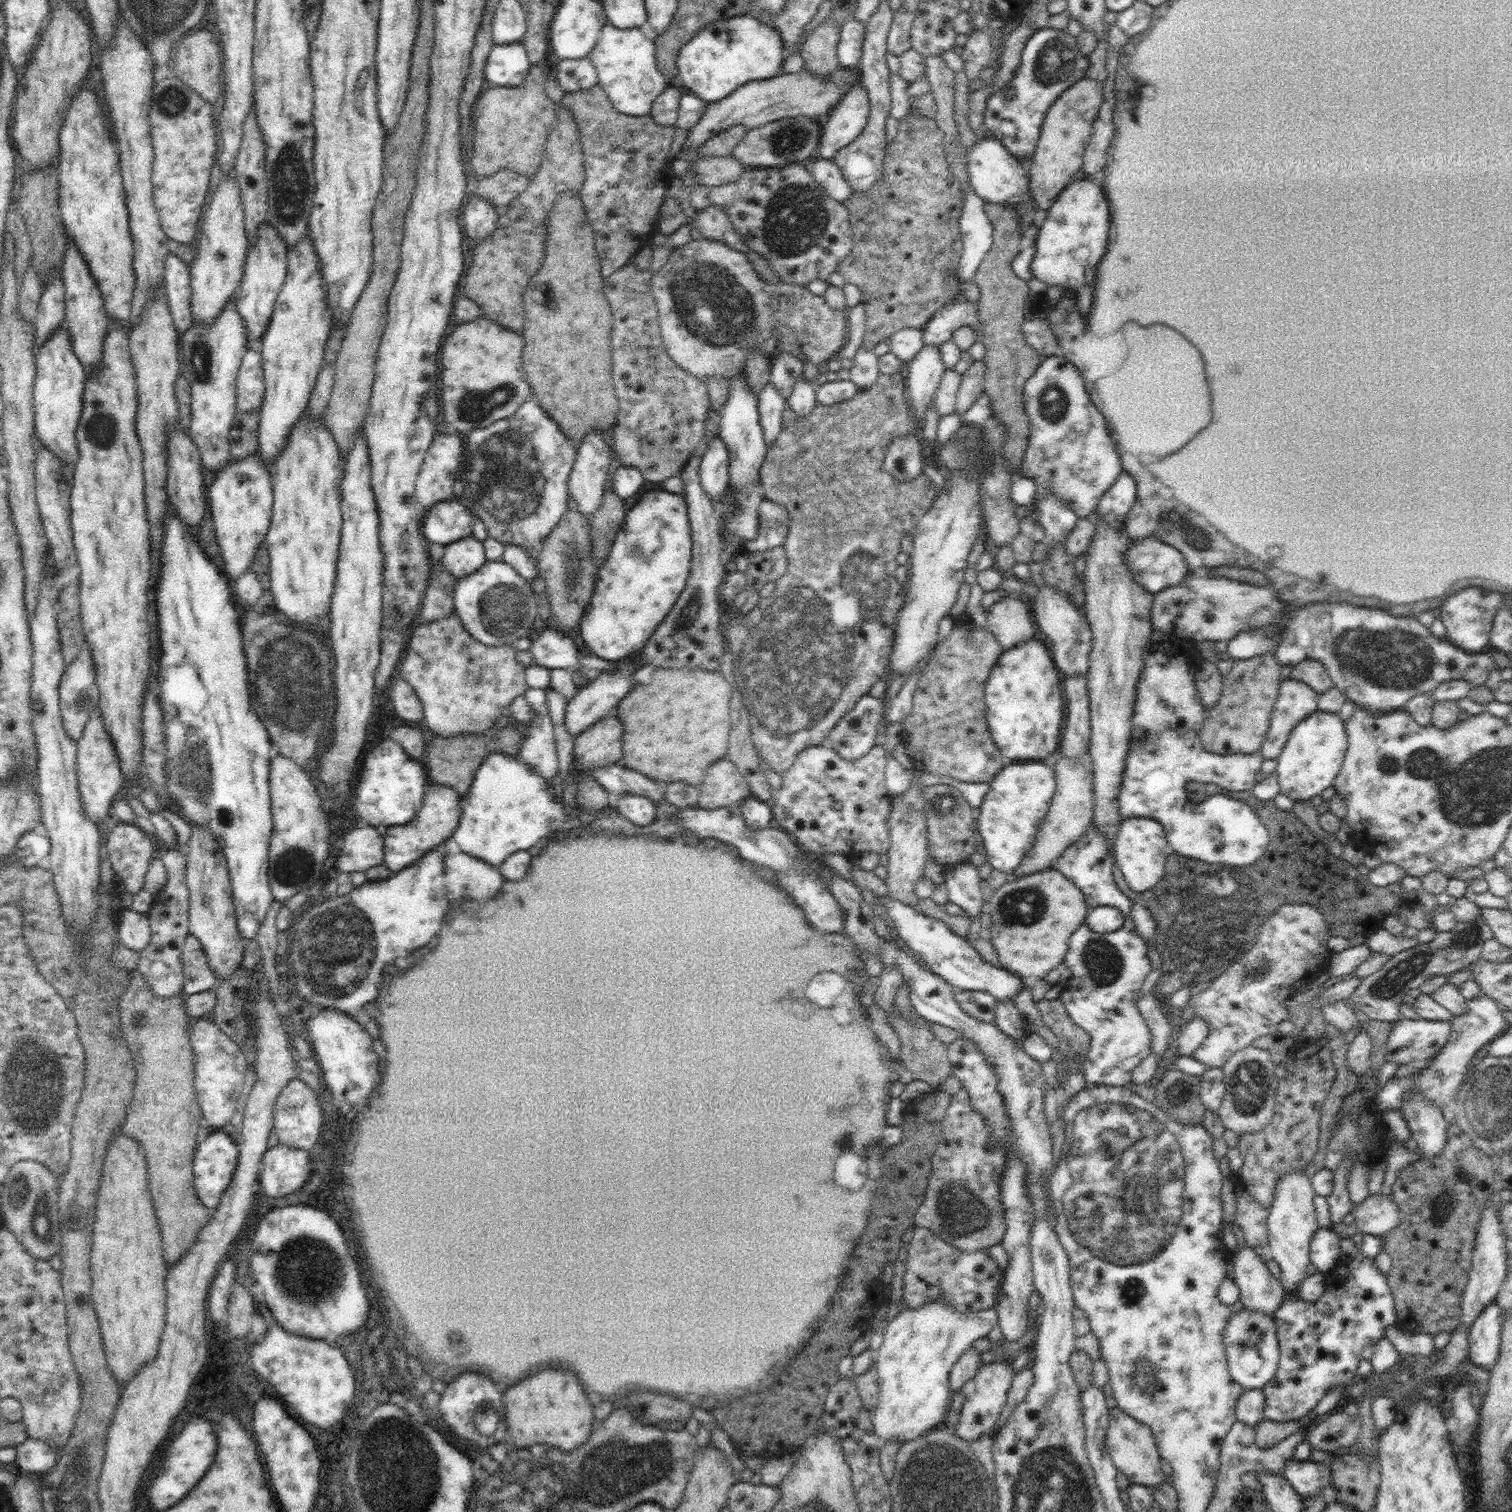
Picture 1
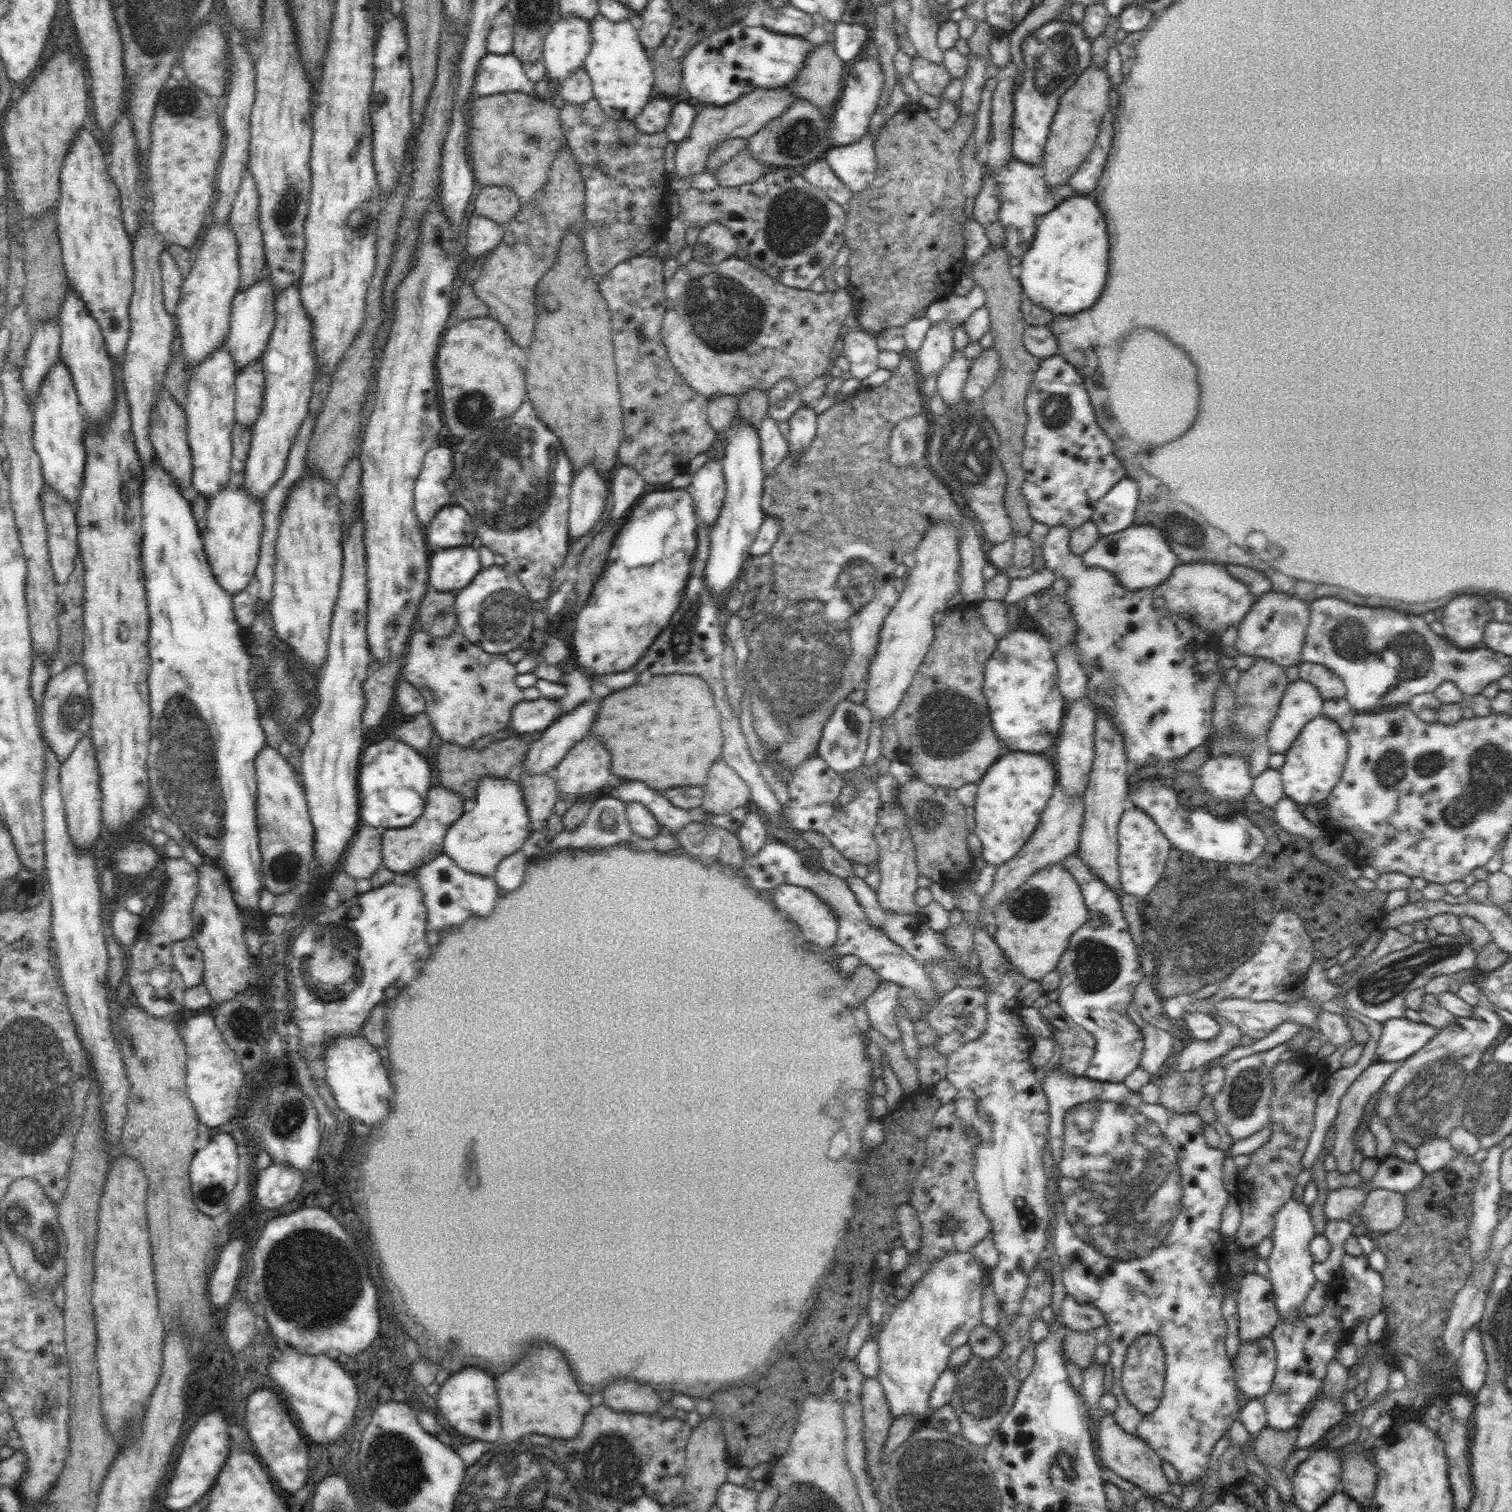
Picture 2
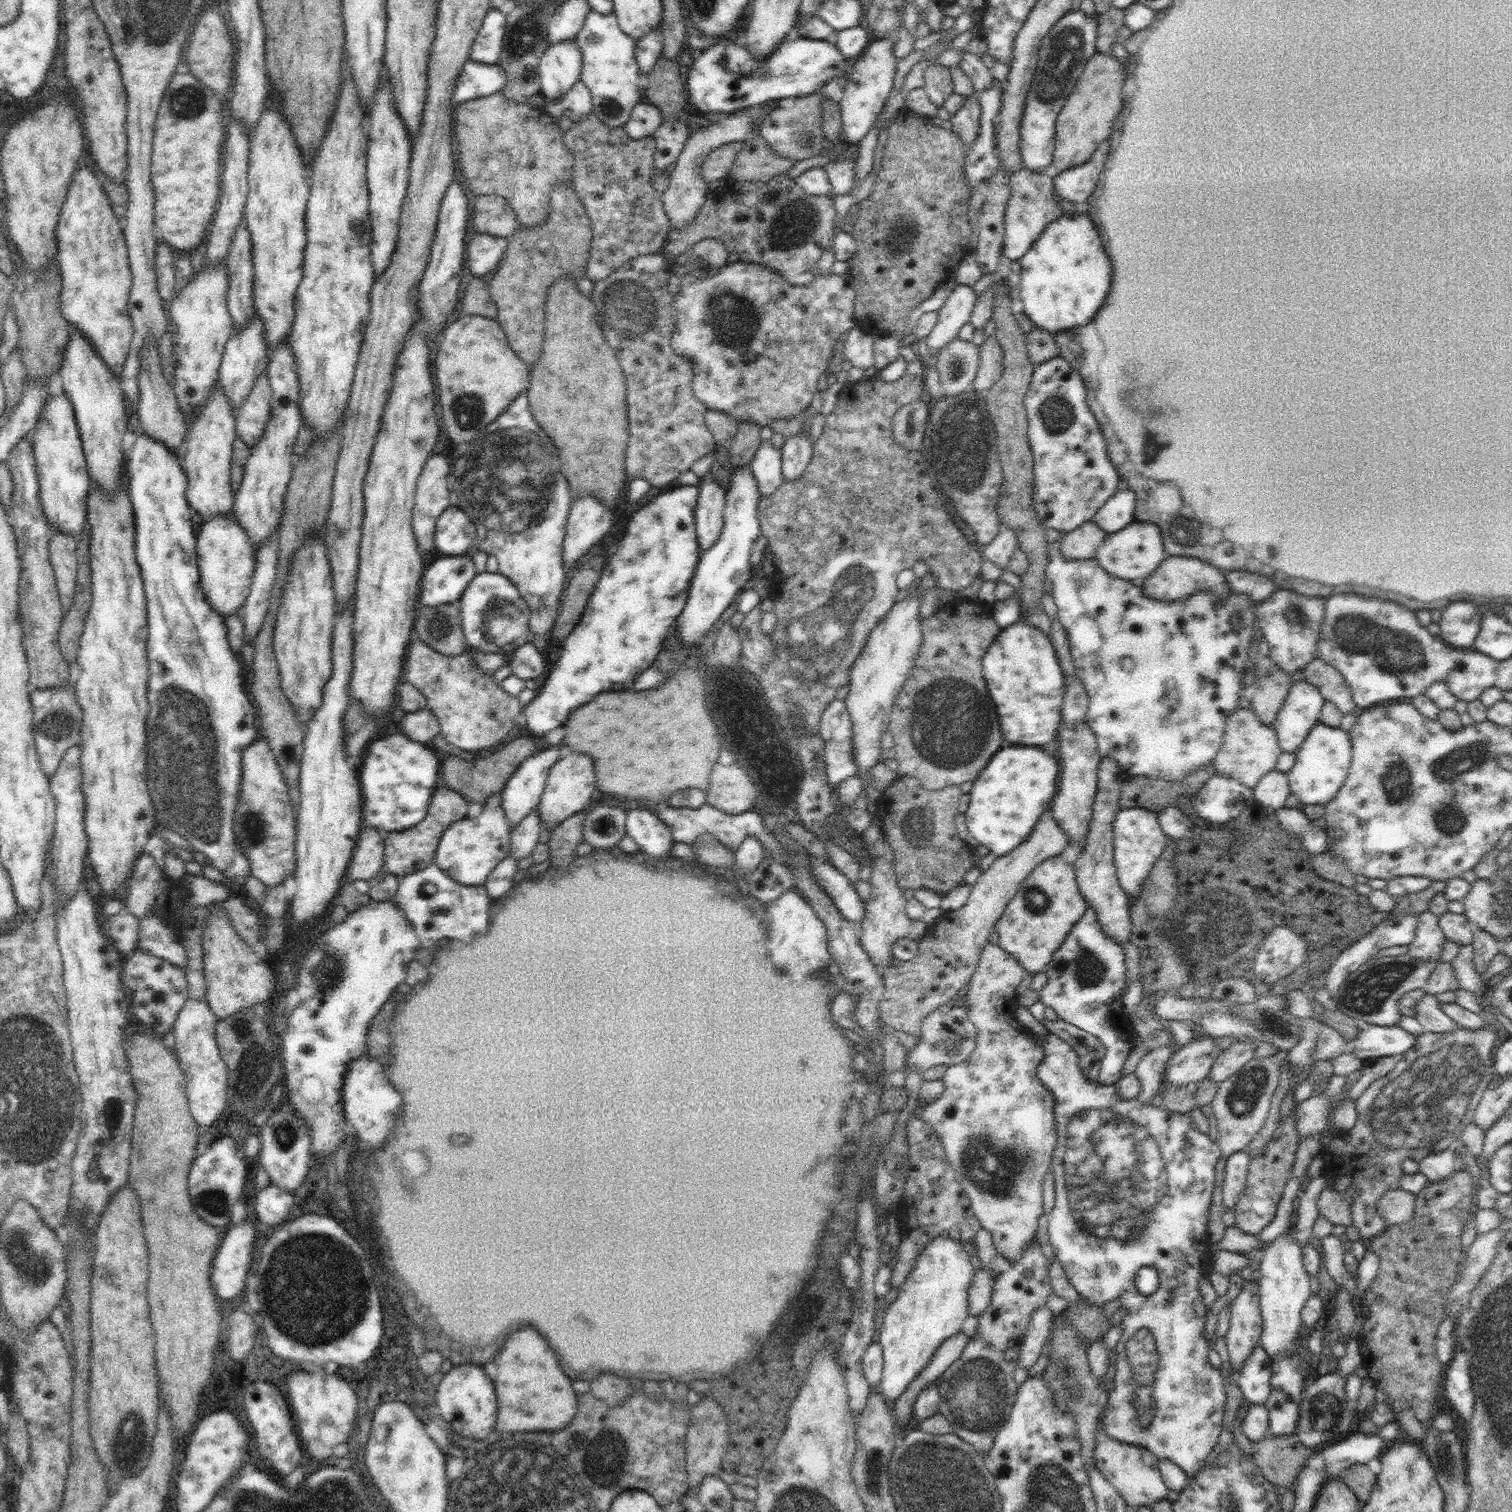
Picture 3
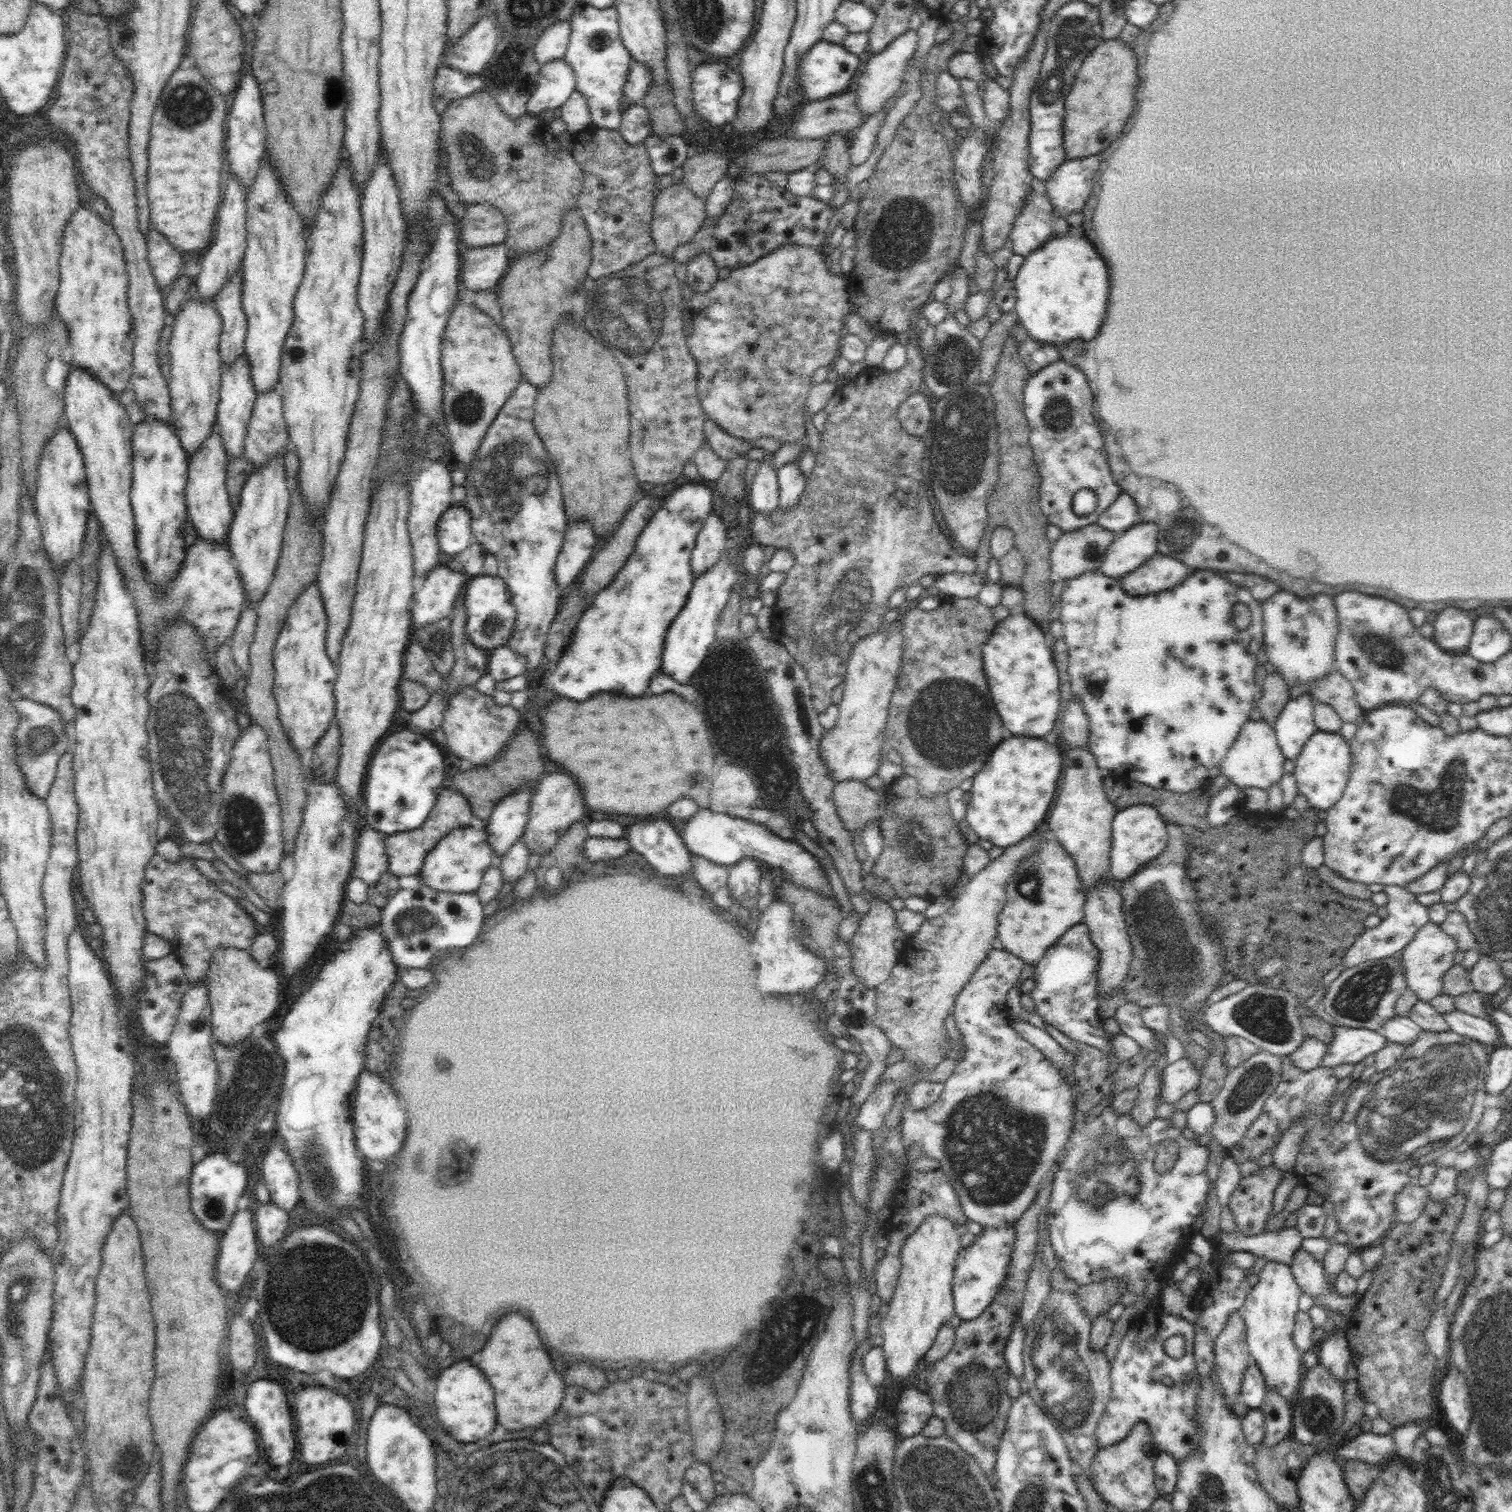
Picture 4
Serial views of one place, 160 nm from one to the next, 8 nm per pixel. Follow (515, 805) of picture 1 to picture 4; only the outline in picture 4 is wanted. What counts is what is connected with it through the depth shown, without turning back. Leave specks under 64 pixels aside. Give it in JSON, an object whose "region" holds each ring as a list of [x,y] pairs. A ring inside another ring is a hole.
{"region":[[[470,826],[454,829],[428,852],[418,875],[430,888],[440,892],[475,892],[484,872],[496,857],[487,840],[488,826],[479,829]]]}

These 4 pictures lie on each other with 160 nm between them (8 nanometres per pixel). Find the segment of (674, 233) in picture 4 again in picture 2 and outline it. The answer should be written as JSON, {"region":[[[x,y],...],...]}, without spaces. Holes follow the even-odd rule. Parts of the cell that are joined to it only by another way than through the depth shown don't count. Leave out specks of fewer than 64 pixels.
{"region":[[[791,86],[784,88],[755,88],[724,106],[701,105],[690,132],[679,142],[675,152],[675,170],[681,177],[696,176],[705,172],[708,155],[726,139],[746,138],[756,134],[767,122],[782,116],[796,100]]]}

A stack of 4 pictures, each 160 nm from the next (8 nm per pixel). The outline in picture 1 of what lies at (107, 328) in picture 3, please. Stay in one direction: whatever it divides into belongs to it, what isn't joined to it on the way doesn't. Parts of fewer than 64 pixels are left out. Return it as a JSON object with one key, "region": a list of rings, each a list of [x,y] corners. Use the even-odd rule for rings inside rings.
{"region":[[[90,76],[85,78],[80,92],[74,95],[64,125],[60,129],[59,160],[56,164],[59,207],[67,236],[71,236],[73,242],[76,243],[89,271],[96,279],[108,317],[116,319],[122,327],[129,329],[132,299],[135,291],[135,270],[126,193],[121,177],[119,154],[114,151],[114,142],[110,139],[110,133],[106,128],[106,122],[104,122],[104,111],[98,103],[94,85],[88,84],[89,80]]]}

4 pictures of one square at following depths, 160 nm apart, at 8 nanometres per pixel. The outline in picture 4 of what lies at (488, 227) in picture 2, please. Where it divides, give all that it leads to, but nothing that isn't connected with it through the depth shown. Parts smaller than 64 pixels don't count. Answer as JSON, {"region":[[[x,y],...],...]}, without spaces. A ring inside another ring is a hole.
{"region":[[[503,244],[468,247],[460,278],[469,291],[496,289],[509,268],[508,247]]]}

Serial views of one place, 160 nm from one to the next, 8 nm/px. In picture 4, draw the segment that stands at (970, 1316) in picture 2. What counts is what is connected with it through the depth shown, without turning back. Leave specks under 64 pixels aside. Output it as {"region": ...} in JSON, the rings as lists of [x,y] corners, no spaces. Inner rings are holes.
{"region":[[[931,1214],[910,1235],[900,1249],[902,1270],[888,1312],[882,1319],[882,1345],[888,1372],[900,1382],[914,1373],[917,1362],[932,1348],[942,1324],[954,1318],[952,1280],[956,1255],[962,1249],[960,1220]]]}

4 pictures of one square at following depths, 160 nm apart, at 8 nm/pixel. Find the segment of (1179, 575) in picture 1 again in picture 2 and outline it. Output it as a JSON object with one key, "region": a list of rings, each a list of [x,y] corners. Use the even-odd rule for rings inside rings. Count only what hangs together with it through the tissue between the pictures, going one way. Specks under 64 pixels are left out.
{"region":[[[1130,525],[1124,530],[1101,535],[1082,554],[1082,558],[1084,564],[1089,567],[1097,566],[1109,570],[1121,585],[1133,591],[1148,587],[1156,588],[1170,576],[1176,565],[1181,564],[1160,528],[1152,525]],[[1045,566],[1042,570],[1030,573],[1027,577],[1012,579],[1009,581],[1008,593],[1002,602],[1004,604],[1017,603],[1023,598],[1034,595],[1042,588],[1050,588],[1056,578],[1055,572]]]}

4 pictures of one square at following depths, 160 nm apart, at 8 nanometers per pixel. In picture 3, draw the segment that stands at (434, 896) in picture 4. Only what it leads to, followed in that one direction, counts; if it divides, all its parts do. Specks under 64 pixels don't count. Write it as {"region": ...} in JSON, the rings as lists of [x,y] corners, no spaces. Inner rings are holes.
{"region":[[[434,861],[424,870],[406,875],[406,878],[399,882],[394,901],[414,929],[417,948],[428,948],[428,950],[434,948],[436,942],[442,938],[472,940],[484,936],[492,913],[490,912],[492,899],[488,896],[484,885],[460,884],[442,872]]]}

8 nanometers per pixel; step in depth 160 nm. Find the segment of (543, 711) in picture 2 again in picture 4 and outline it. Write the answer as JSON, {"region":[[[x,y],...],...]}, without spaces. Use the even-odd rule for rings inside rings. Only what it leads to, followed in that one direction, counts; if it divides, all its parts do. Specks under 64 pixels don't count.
{"region":[[[702,481],[690,482],[684,485],[676,486],[672,488],[672,494],[668,496],[668,492],[665,496],[665,501],[662,503],[660,510],[648,521],[648,524],[644,527],[644,530],[639,534],[637,538],[634,552],[632,556],[628,558],[626,564],[620,569],[620,572],[615,576],[615,579],[606,587],[602,588],[602,591],[594,597],[592,604],[585,609],[575,626],[571,639],[565,646],[565,651],[557,662],[556,669],[542,681],[542,692],[547,695],[548,700],[552,700],[554,696],[568,696],[568,698],[574,698],[574,700],[586,700],[590,698],[594,692],[622,692],[626,696],[642,696],[646,692],[646,688],[650,686],[650,678],[652,674],[661,668],[661,662],[663,657],[663,648],[665,638],[672,624],[672,621],[679,615],[679,612],[684,608],[690,590],[693,587],[694,575],[691,569],[691,554],[695,547],[695,542],[702,528],[702,525],[706,522],[708,515],[712,510],[712,489],[703,484]]]}

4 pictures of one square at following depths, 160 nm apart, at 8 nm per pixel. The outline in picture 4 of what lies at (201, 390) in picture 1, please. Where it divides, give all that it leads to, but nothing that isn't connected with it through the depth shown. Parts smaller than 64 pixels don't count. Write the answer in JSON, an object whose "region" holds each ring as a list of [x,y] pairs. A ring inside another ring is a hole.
{"region":[[[218,423],[212,427],[211,435],[203,442],[202,449],[189,462],[188,478],[185,486],[185,501],[188,520],[197,535],[213,542],[225,542],[234,519],[226,486],[228,455],[222,444]]]}

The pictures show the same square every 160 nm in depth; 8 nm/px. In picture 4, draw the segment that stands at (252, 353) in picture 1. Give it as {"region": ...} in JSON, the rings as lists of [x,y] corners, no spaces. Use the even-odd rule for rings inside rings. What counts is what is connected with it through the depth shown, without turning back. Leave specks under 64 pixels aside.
{"region":[[[275,390],[268,391],[268,393],[258,393],[245,438],[244,457],[248,458],[255,465],[255,468],[261,468],[261,466],[266,466],[268,461],[274,457],[285,455],[289,443],[289,434],[282,412],[281,395]]]}

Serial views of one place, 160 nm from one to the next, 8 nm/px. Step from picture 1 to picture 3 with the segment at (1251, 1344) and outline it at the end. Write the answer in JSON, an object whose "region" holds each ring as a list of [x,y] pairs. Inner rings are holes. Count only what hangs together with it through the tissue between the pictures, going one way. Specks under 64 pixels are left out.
{"region":[[[1258,1344],[1236,1377],[1236,1384],[1249,1405],[1264,1405],[1268,1400],[1271,1389],[1272,1363],[1273,1361],[1266,1355],[1264,1347]]]}

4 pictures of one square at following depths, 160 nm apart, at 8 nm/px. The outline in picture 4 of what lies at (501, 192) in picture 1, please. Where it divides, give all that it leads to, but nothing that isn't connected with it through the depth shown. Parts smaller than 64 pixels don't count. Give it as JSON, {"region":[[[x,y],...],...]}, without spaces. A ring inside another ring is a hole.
{"region":[[[486,202],[467,205],[460,214],[459,225],[460,239],[468,247],[504,244],[508,232],[500,209]]]}

